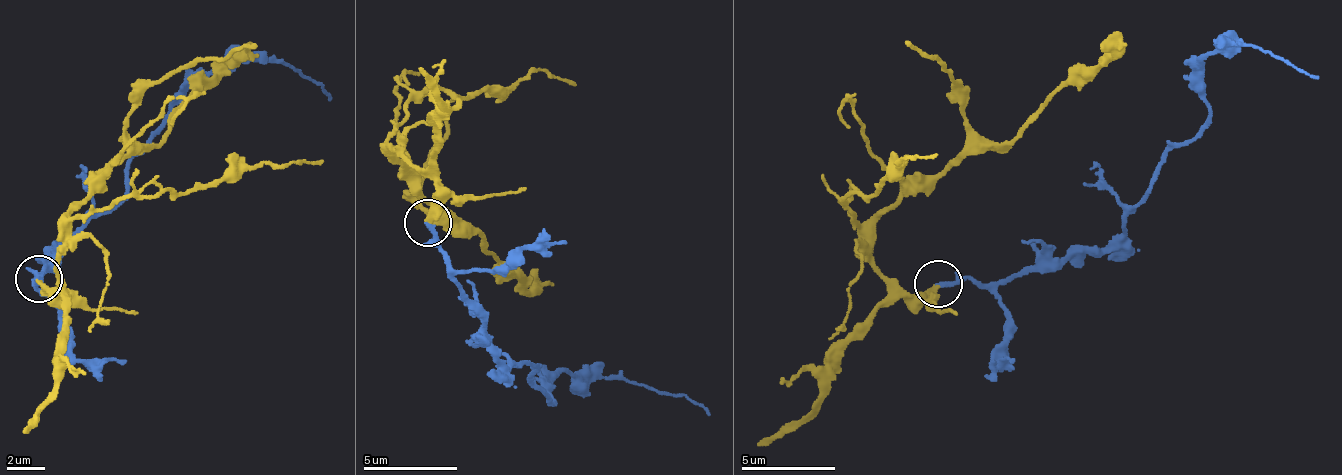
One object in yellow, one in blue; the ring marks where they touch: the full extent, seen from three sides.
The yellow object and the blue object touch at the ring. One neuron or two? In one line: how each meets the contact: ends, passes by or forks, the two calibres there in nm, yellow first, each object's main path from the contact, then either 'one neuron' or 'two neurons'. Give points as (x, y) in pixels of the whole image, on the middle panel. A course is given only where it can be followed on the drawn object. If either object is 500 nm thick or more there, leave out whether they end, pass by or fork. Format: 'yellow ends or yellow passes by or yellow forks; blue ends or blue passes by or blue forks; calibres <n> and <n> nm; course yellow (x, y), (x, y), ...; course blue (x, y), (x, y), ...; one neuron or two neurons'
yellow ends; blue ends; calibres 360 and 240 nm; course yellow (426, 221), (437, 188), (390, 156), (411, 168), (423, 198), (477, 229), (501, 270), (550, 282); course blue (426, 221), (504, 367), (536, 365), (530, 371), (552, 402), (546, 393), (566, 372), (638, 383), (708, 417); one neuron

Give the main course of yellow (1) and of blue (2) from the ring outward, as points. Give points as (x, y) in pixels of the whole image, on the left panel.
1: (38, 278), (59, 291), (60, 228), (96, 191), (106, 169), (160, 143), (193, 89), (218, 85), (257, 53)
2: (38, 278), (63, 247), (126, 191), (128, 173), (171, 104), (219, 71), (292, 63), (326, 89), (327, 99)

